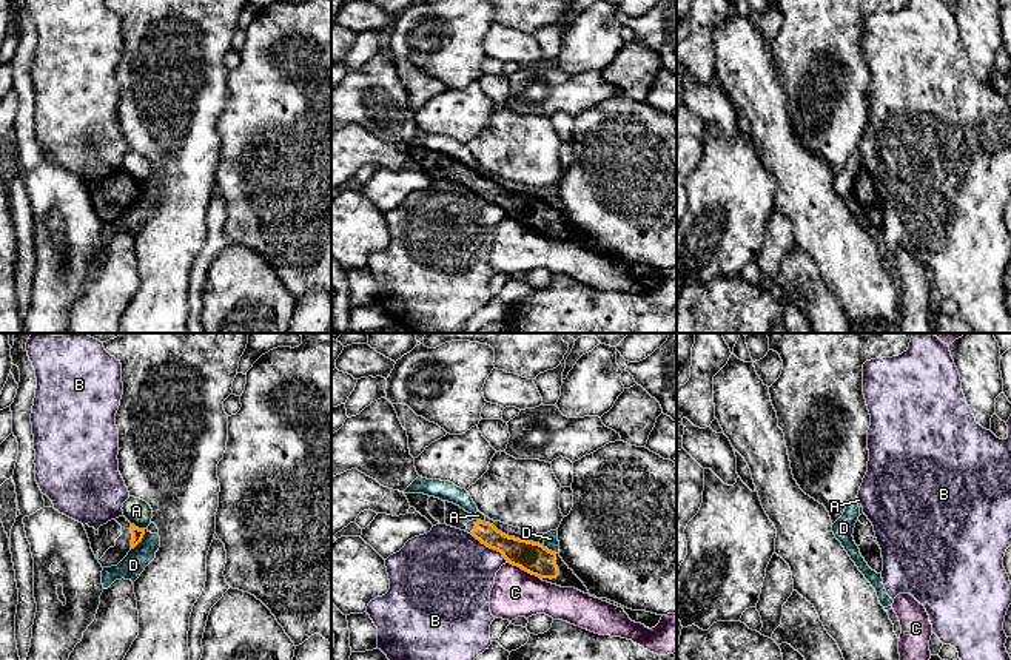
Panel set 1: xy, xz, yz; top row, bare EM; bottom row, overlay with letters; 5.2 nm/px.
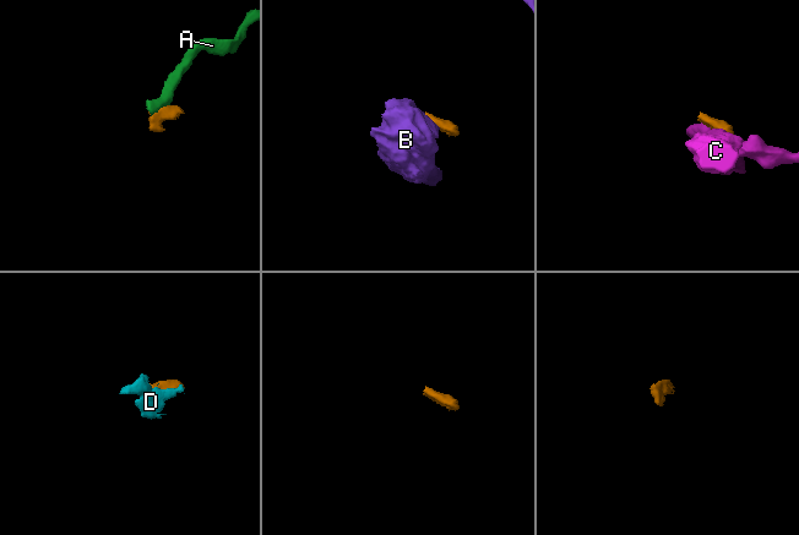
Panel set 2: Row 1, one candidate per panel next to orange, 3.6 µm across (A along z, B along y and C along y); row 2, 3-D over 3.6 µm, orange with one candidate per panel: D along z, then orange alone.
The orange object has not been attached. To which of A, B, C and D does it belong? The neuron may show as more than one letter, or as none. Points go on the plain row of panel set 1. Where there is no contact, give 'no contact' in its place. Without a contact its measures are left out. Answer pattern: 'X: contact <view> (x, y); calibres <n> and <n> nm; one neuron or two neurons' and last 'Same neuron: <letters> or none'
A: contact xy (137, 182); calibres 60 and 140 nm; two neurons
B: contact xz (490, 202); calibres 160 and 460 nm; two neurons
C: contact xz (524, 224); calibres 160 and 240 nm; two neurons
D: contact xy (141, 195); calibres 60 and 120 nm; two neurons
Same neuron: none

